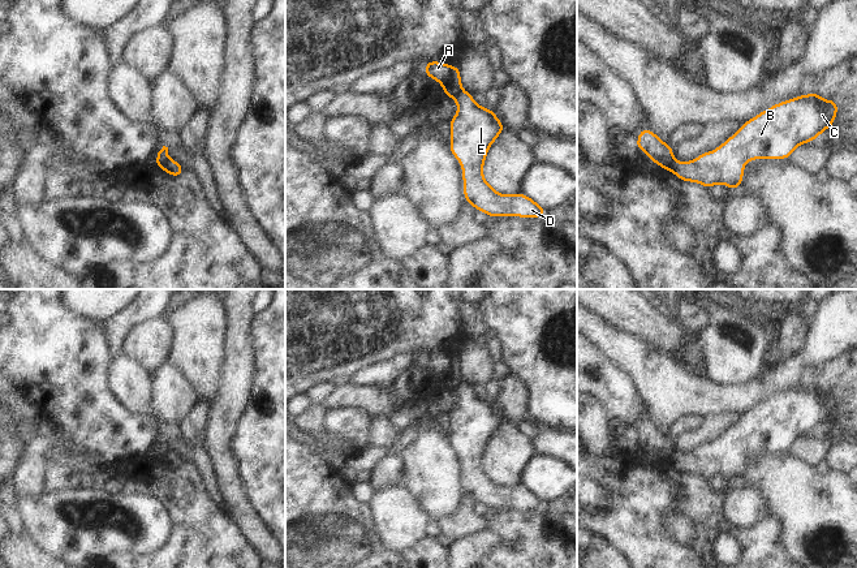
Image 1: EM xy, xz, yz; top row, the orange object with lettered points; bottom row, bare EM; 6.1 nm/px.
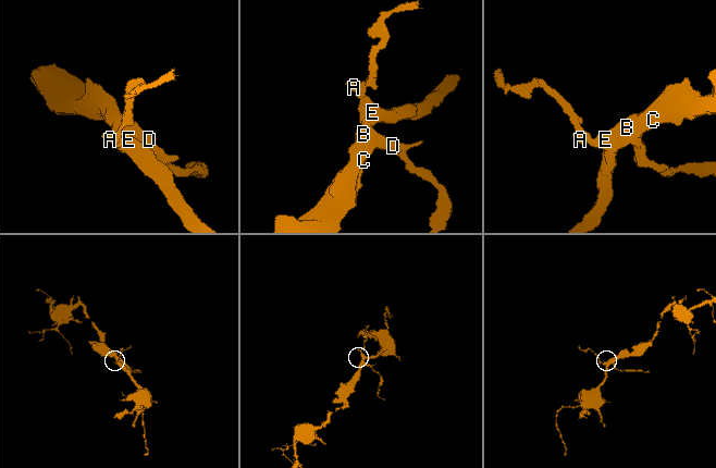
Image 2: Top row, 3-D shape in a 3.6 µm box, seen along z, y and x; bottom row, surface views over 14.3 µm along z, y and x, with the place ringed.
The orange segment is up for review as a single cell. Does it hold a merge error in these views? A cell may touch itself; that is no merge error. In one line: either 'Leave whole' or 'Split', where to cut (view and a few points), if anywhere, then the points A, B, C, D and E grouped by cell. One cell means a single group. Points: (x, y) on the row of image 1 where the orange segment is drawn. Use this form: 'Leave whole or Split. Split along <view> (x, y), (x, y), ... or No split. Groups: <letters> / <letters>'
Split. Split along yz (675, 159), (668, 170). Groups: A / B C D E.

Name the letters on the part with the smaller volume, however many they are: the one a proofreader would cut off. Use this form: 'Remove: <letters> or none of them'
Remove: A

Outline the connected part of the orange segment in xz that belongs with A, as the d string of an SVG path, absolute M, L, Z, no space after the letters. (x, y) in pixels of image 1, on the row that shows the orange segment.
M427 60L423 73L426 77L439 82L444 95L448 98L456 98L462 91L460 66L457 65Z

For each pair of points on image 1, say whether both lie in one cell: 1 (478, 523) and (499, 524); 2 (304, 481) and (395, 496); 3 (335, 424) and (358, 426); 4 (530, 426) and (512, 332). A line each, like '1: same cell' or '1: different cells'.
1: different cells
2: different cells
3: same cell
4: different cells

